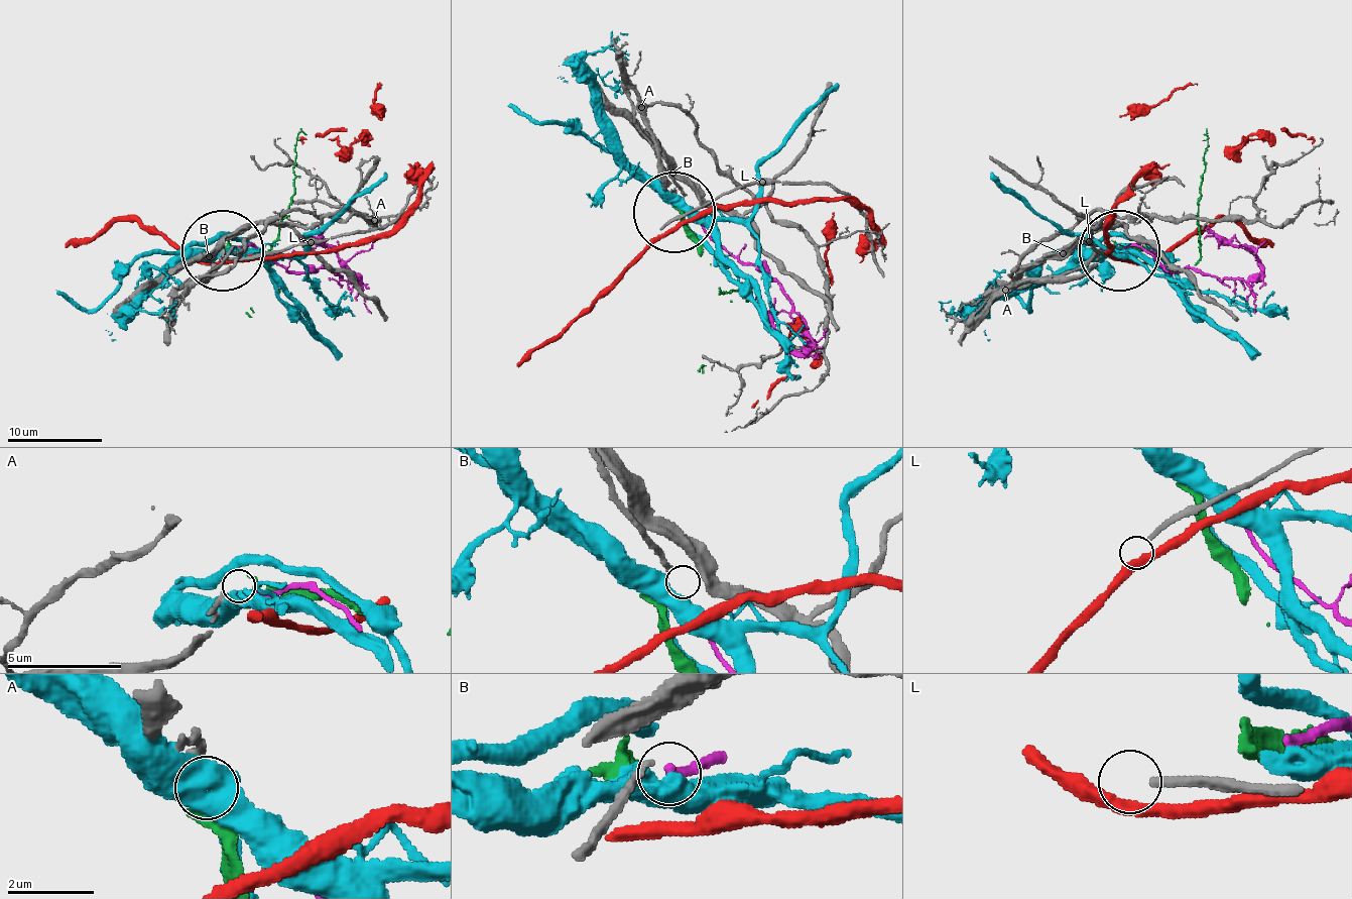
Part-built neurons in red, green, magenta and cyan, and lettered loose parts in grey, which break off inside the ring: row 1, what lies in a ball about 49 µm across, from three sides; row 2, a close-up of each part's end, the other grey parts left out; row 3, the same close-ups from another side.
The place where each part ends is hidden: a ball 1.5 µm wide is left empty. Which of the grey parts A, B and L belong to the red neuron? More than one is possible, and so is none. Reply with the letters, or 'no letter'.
no letter

